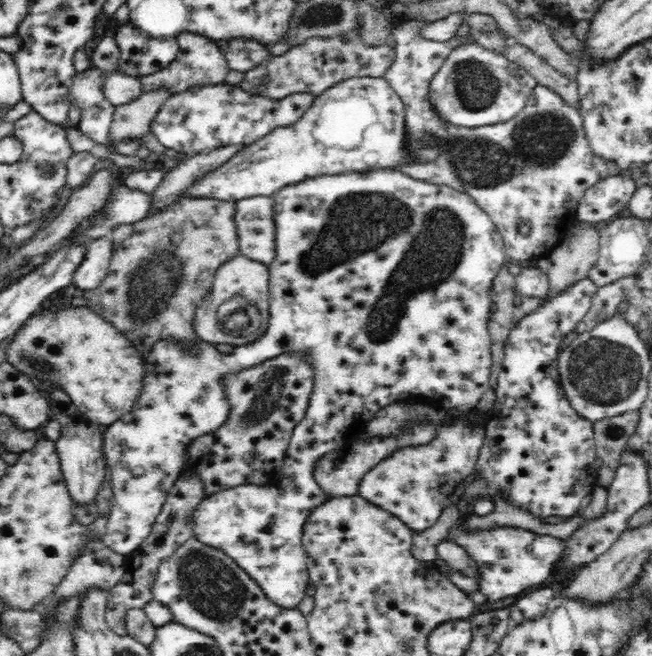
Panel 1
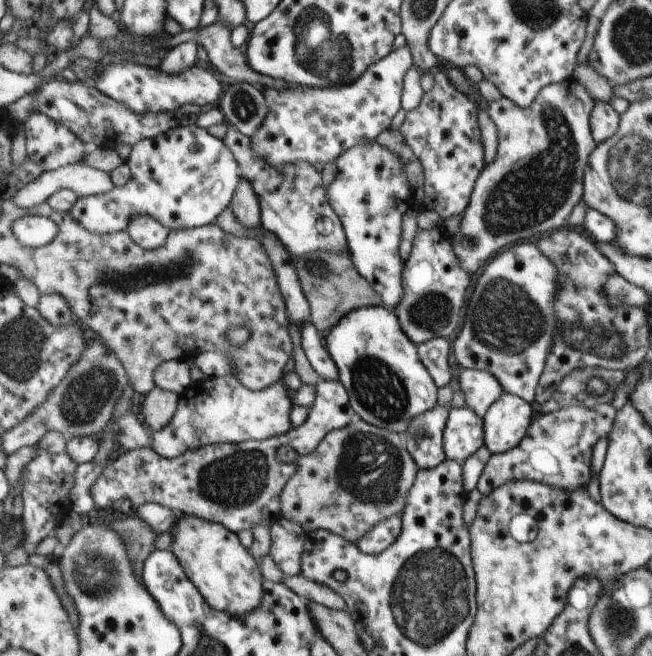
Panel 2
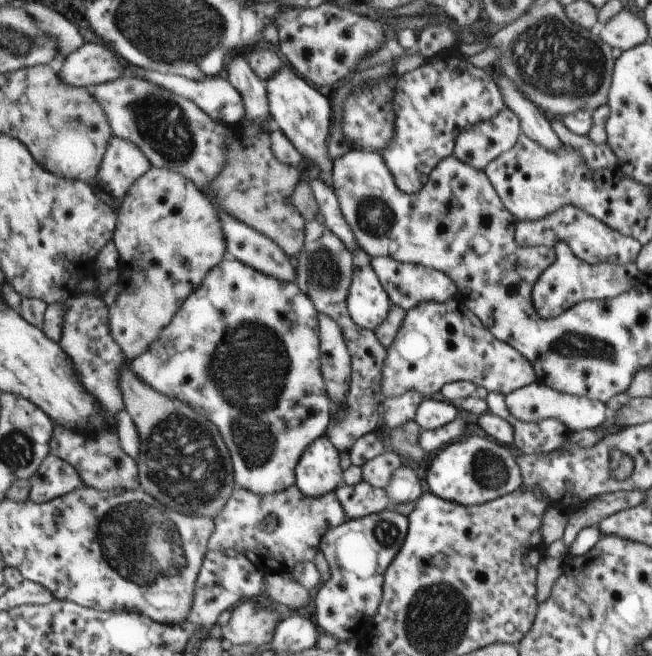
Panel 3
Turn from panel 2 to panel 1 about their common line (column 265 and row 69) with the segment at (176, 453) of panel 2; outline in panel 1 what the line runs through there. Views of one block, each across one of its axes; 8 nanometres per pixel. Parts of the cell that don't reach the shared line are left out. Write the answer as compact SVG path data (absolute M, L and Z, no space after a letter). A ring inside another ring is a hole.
M398 21L393 23L392 37L391 40L395 43L395 55L393 63L390 64L389 70L386 70L384 74L384 80L387 81L389 88L394 89L396 94L401 98L403 102L403 110L405 111L405 134L406 134L406 145L405 148L406 155L411 155L413 160L409 163L404 163L400 165L397 170L406 174L406 176L411 176L416 180L426 181L432 184L446 185L458 192L463 192L468 196L471 196L475 200L475 203L482 208L484 212L493 220L496 225L498 232L503 238L503 250L506 251L507 258L510 260L520 262L522 264L527 264L534 262L537 258L542 257L550 252L556 243L560 242L560 238L566 232L566 227L569 227L577 218L577 204L578 201L583 197L584 191L591 186L594 186L597 182L604 180L608 177L608 164L606 159L599 158L594 155L589 147L588 140L586 139L586 133L583 132L583 118L580 111L577 108L572 107L572 105L566 103L566 100L562 99L554 89L550 89L546 86L537 84L532 92L528 95L525 107L507 121L500 121L496 124L487 124L484 126L470 127L466 125L454 125L448 123L444 117L438 114L438 110L434 110L433 104L430 103L430 91L429 86L431 80L437 75L438 70L442 68L446 57L452 52L452 49L459 43L459 36L467 31L469 26L467 23L460 24L460 28L456 30L456 36L448 42L440 42L435 40L428 40L426 37L420 35L417 31L417 26L415 22Z

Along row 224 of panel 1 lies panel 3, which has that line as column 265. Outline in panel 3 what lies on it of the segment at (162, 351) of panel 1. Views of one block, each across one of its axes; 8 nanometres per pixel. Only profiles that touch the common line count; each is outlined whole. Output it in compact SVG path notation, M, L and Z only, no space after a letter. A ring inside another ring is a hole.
M227 256L224 260L222 260L222 262L220 262L220 264L218 264L218 266L214 268L214 270L211 270L210 274L206 276L206 280L202 282L202 286L194 290L194 293L186 300L185 304L181 306L181 310L175 315L173 320L170 321L170 324L165 326L156 342L150 346L150 349L148 349L145 353L142 353L140 357L136 357L135 359L129 361L128 366L140 381L149 383L154 390L161 392L163 395L169 396L171 399L178 399L180 402L186 403L188 406L193 407L194 410L205 414L217 425L218 430L222 430L222 434L226 434L226 446L230 446L230 450L234 450L234 474L238 474L238 478L236 478L237 487L245 488L246 490L259 495L278 493L280 491L290 489L294 486L294 484L296 484L296 468L303 454L310 448L310 446L312 446L314 441L320 440L325 436L327 429L329 428L329 423L331 422L332 403L330 403L329 396L326 394L325 384L322 380L322 375L320 372L320 364L318 364L320 358L320 350L318 350L318 316L319 313L313 305L313 301L298 288L296 282L284 282L281 279L262 274L261 271L254 270L254 267L248 266L246 263L240 262L238 259Z

